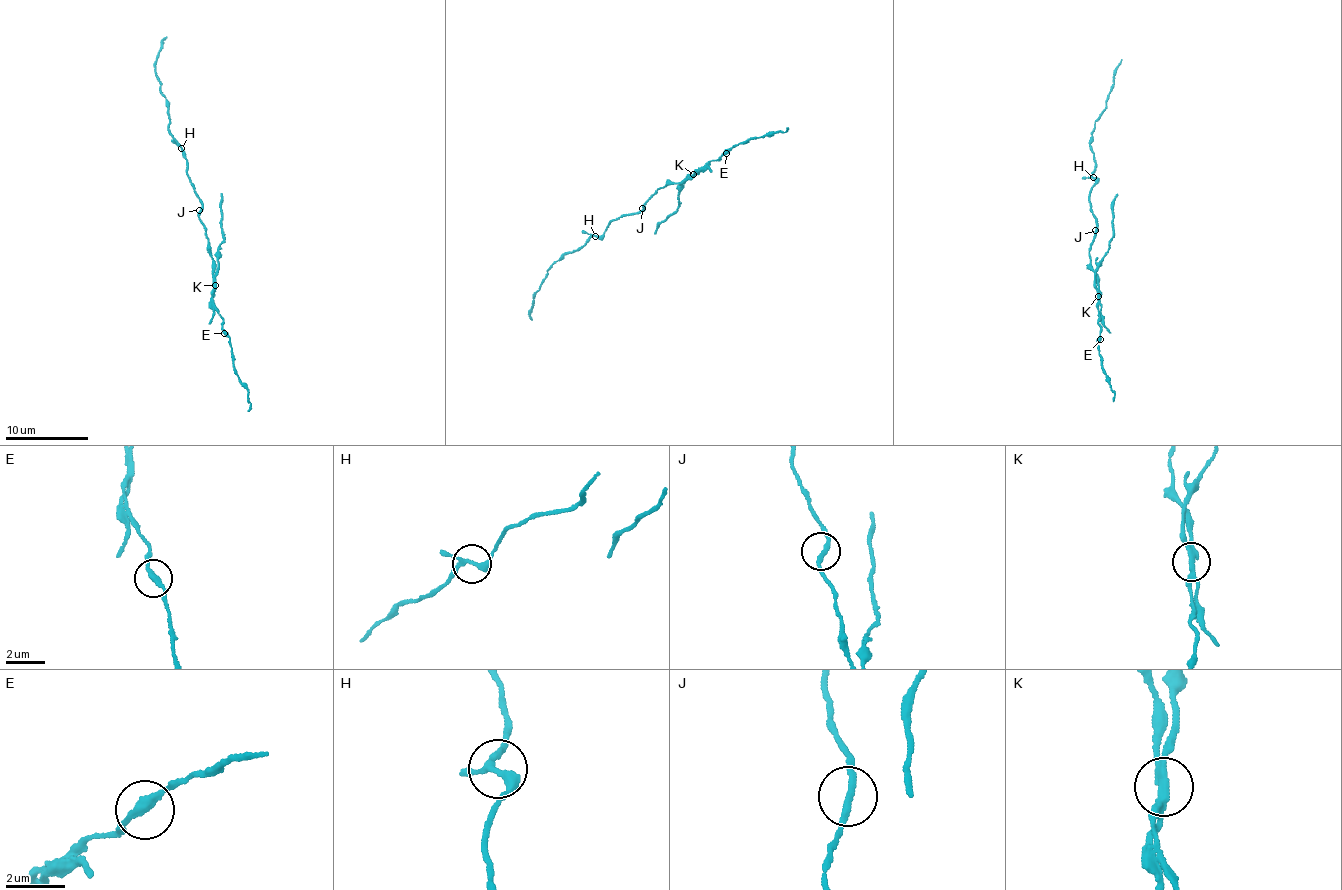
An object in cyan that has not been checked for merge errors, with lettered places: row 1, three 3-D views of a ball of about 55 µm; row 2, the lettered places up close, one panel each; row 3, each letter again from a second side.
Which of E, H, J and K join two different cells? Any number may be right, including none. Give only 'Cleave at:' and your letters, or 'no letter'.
Cleave at: K

